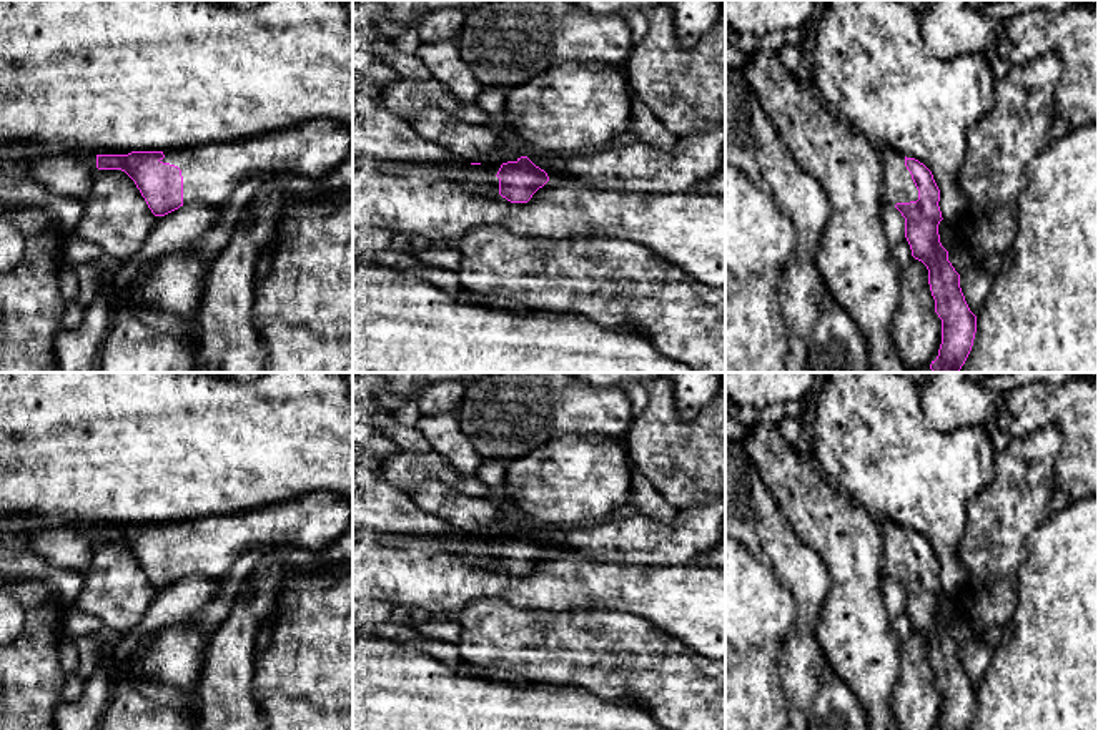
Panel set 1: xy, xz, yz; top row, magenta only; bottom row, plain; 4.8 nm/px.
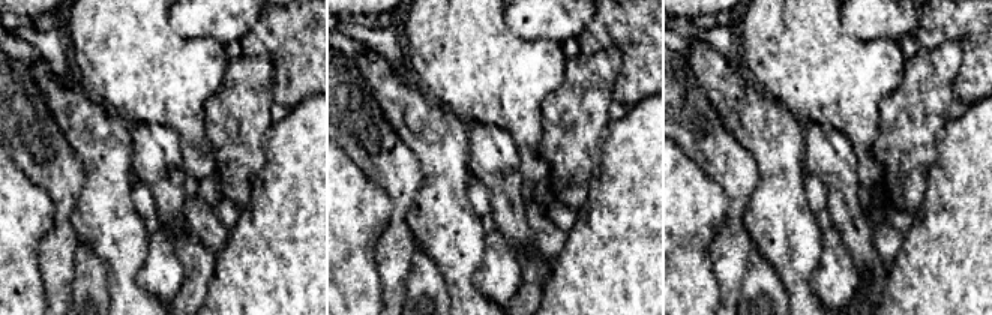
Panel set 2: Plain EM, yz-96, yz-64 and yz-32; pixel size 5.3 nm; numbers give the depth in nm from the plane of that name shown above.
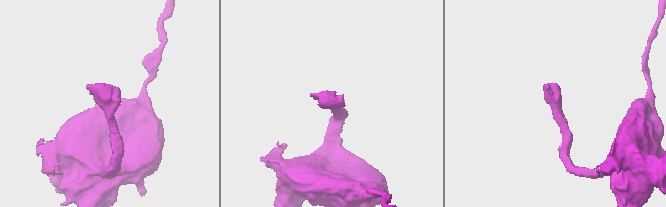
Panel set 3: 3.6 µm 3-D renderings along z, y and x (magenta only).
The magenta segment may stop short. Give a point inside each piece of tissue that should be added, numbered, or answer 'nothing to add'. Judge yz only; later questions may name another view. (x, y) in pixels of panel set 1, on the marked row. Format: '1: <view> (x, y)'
1: yz (899, 187)

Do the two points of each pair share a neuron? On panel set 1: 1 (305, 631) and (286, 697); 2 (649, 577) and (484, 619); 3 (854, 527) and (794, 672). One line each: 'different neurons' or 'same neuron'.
1: same neuron
2: different neurons
3: different neurons

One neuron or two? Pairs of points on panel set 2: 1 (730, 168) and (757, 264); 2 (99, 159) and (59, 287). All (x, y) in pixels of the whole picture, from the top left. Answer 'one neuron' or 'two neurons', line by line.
1: two neurons
2: two neurons

